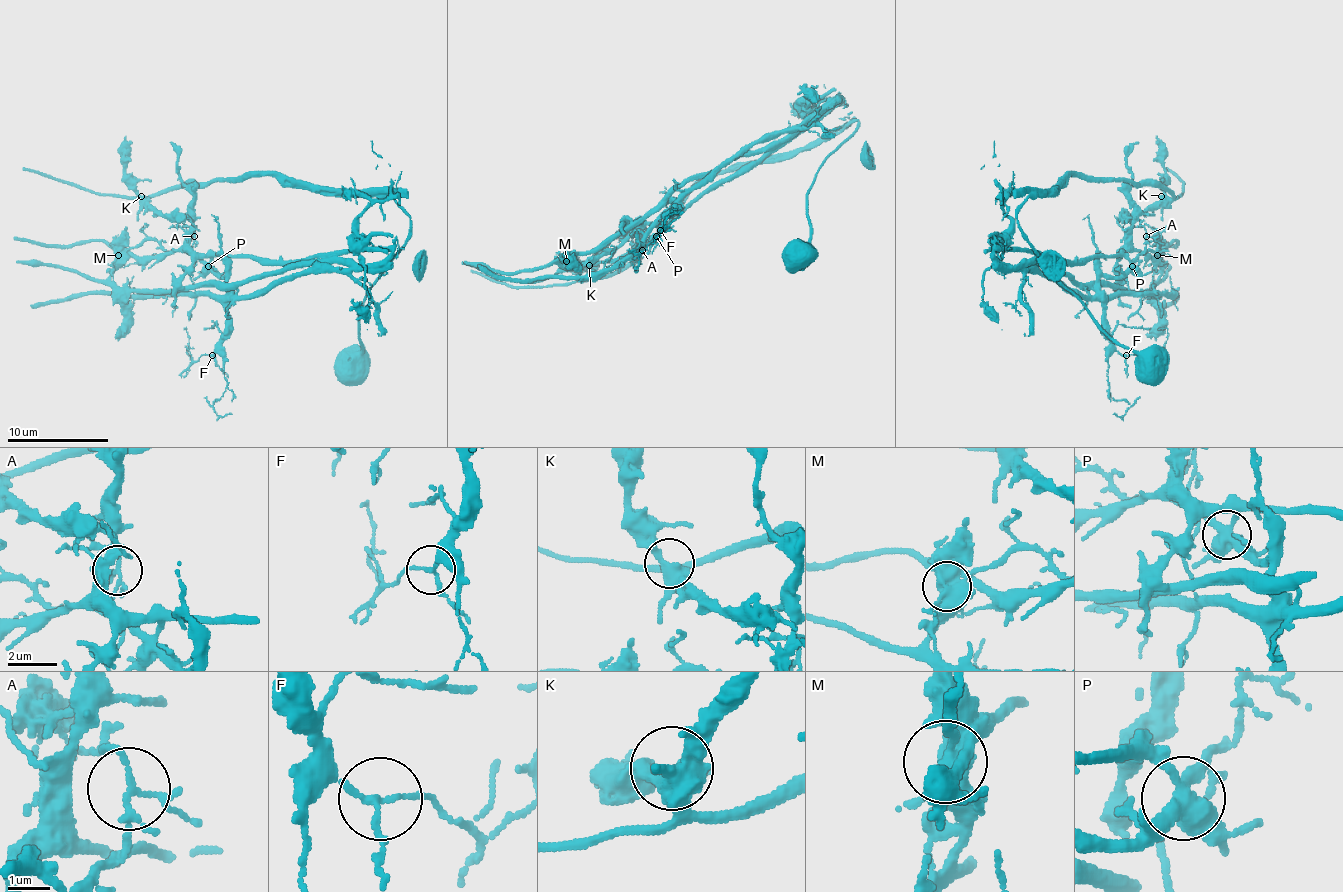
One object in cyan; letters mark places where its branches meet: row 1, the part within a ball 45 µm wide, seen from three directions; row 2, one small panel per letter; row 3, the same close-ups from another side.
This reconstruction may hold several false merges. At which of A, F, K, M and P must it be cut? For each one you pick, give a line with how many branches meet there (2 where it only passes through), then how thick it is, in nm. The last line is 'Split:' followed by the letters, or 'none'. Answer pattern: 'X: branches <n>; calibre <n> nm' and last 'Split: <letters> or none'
A: branches 5; calibre 130 nm
M: branches 4; calibre 550 nm
P: branches 4; calibre 440 nm
Split: A, M, P

